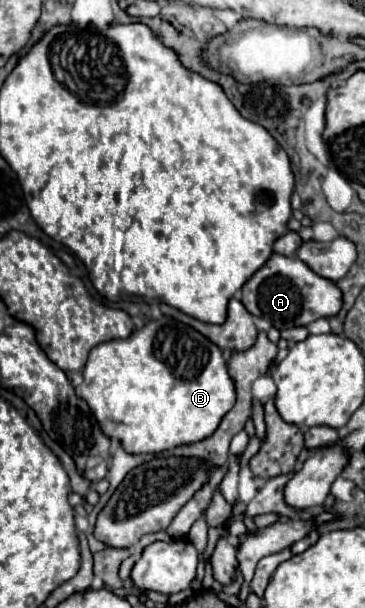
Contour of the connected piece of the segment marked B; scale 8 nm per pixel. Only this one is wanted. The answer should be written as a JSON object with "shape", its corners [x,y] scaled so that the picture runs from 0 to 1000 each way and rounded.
{"shape":[[[466,520],[405,530],[351,556],[318,556],[258,569],[225,618],[230,625],[208,635],[208,648],[241,661],[279,711],[290,717],[318,717],[356,747],[466,740],[570,720],[647,658],[641,625],[625,615],[608,576],[526,536]]]}

